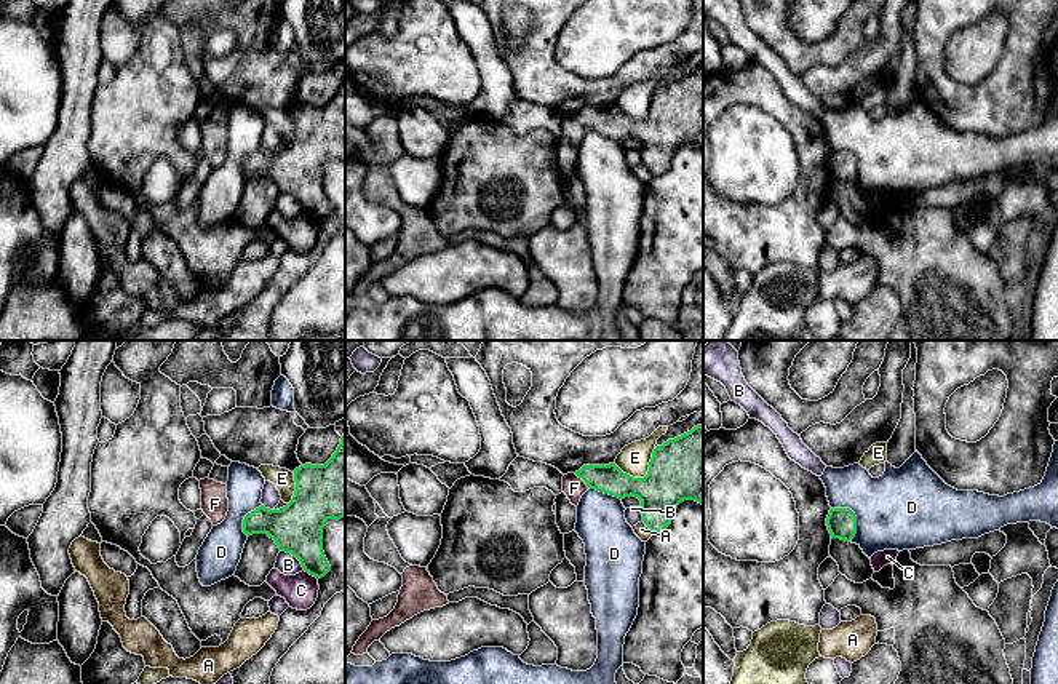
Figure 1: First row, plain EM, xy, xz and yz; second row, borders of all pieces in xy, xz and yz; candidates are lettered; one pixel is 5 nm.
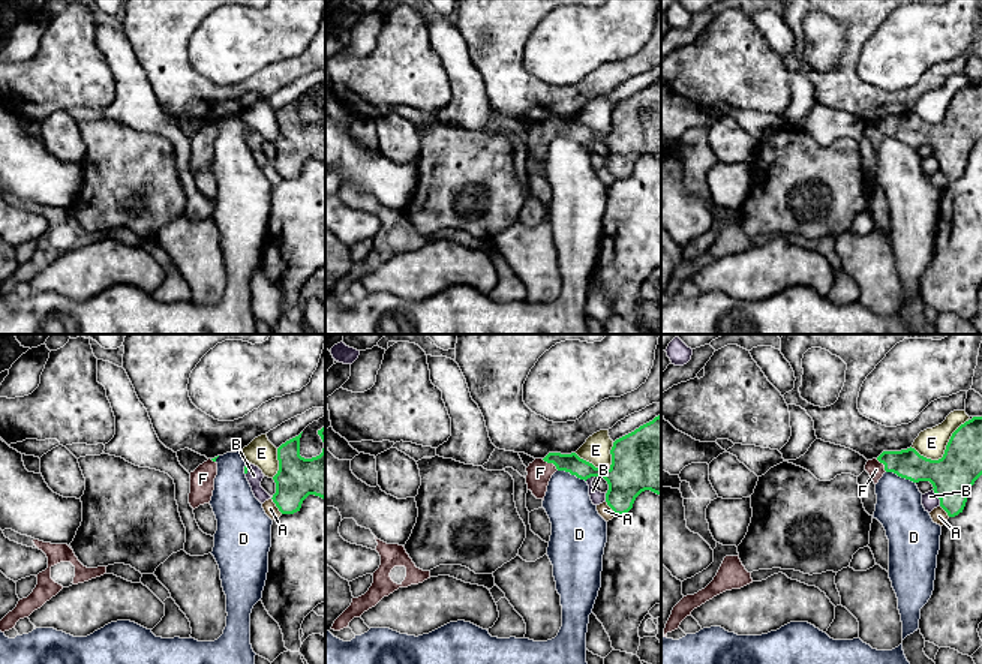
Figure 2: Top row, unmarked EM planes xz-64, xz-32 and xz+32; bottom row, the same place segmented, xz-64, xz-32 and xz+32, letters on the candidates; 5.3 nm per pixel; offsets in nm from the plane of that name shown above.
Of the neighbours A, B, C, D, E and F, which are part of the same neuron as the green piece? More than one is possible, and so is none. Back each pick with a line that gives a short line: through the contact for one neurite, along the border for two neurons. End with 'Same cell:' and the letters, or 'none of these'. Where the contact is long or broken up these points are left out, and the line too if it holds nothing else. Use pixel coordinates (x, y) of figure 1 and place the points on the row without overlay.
Same cell: F

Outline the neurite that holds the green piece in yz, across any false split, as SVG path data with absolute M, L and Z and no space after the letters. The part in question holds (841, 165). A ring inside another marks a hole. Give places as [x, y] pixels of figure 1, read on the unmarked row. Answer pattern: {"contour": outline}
{"contour": "M831 150L826 168L833 181L850 184L857 176L857 158L850 150Z"}

